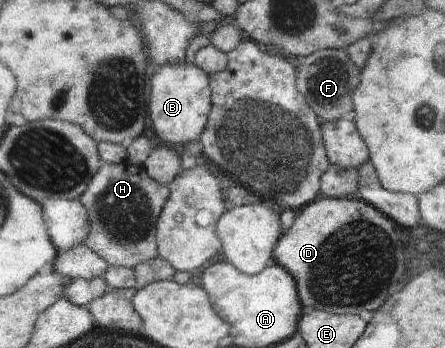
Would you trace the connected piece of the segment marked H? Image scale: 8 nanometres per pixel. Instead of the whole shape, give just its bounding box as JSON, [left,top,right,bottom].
[81,161,172,269]

